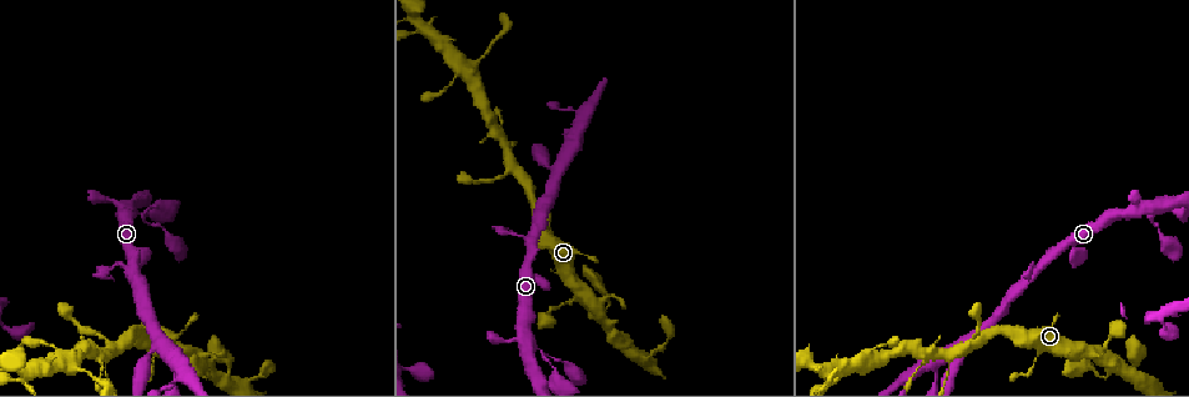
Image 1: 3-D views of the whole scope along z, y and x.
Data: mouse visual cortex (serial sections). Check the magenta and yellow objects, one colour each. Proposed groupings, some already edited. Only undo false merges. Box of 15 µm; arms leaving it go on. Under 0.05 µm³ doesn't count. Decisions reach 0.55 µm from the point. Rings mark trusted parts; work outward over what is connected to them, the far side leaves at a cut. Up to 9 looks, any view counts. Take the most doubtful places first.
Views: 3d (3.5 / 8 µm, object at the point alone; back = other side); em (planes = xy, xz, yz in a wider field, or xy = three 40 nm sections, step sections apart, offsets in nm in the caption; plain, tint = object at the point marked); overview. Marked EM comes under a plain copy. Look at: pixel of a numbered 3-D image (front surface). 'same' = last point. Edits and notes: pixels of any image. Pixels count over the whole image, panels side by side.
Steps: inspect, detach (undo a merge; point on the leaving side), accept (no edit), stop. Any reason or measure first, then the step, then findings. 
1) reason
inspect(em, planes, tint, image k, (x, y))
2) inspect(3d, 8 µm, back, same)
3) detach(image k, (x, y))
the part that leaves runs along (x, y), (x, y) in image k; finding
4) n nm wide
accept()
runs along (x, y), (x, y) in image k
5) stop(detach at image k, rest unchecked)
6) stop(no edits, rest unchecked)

four-way junction
inspect(3d, 8 µm, back, image 1, (1113, 367))

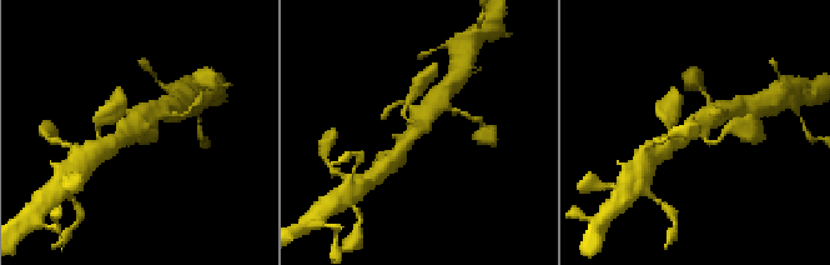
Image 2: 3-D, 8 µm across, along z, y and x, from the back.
shape alone is not enough
inspect(em, planes, tint, image 2, (137, 129))

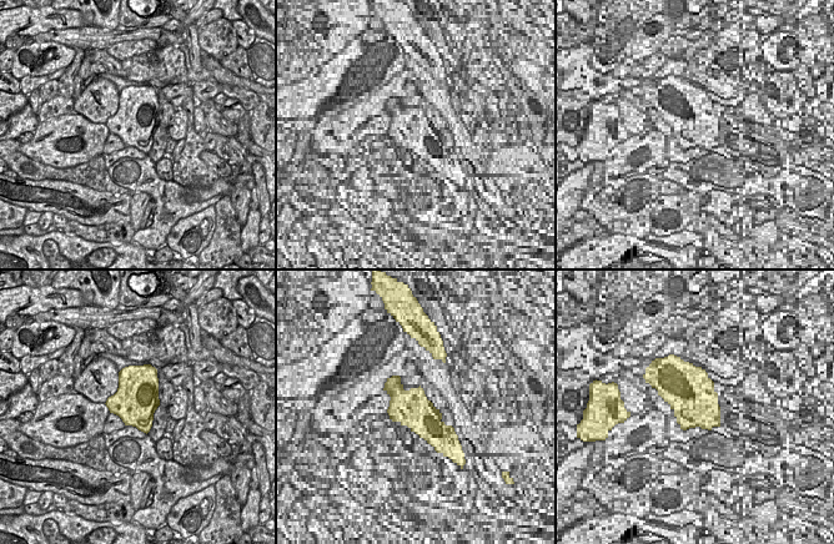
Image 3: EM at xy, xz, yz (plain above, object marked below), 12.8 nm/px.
accept()
runs along (433, 104), (398, 155) in image 2; one cell here

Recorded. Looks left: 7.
sudden change in width
inspect(3d, 8 µm, back, image 1, (531, 347))

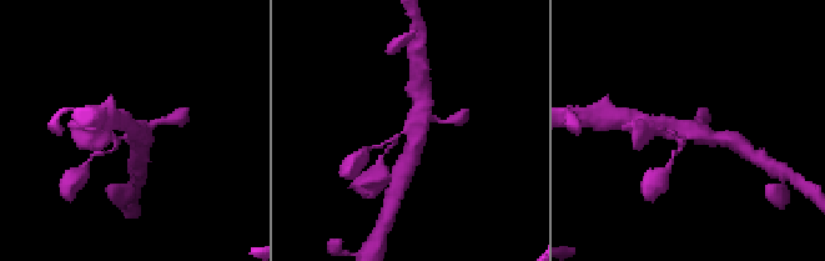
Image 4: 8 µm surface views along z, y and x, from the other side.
need the tissue
inspect(em, xy, step 1, tint, image 4, (690, 136))

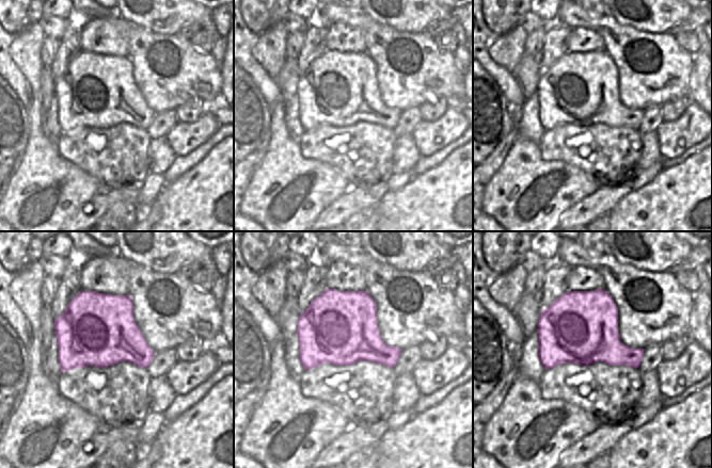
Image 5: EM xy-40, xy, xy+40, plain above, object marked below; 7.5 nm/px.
accept()
runs along (421, 99), (414, 147), (406, 165) in image 4; one cell here

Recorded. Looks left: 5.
thin arm on a thick one
inspect(3d, 3.5 µm, image 1, (21, 373))

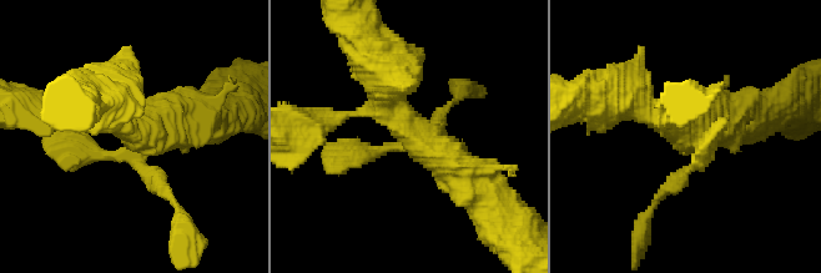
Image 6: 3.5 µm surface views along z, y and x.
now the EM
inspect(em, xy, step 1, tint, image 6, (698, 144))

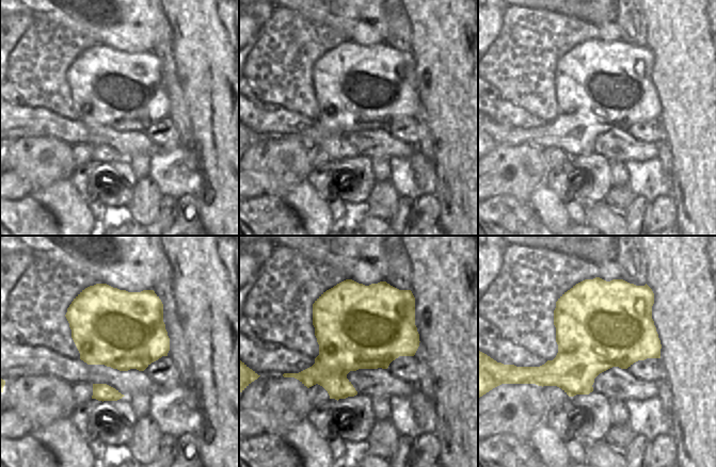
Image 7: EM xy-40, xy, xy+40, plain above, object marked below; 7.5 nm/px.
accept()
one cell here

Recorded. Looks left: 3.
inspect(3d, 8 µm, image 1, (947, 372))

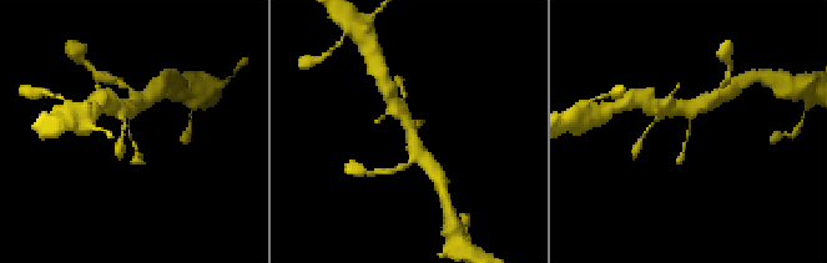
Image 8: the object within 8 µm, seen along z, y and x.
zoom in
inspect(3d, 3.5 µm, image 8, (131, 136))

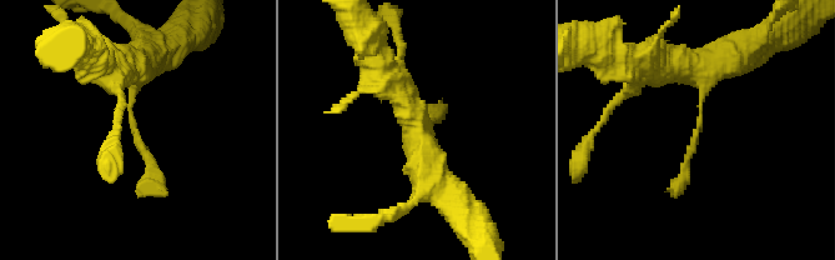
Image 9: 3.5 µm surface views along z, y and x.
accept()
runs along (723, 58), (704, 70), (698, 135), (672, 189) in image 9; all the same cell

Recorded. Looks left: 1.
stop(no edits, rest unchecked)

